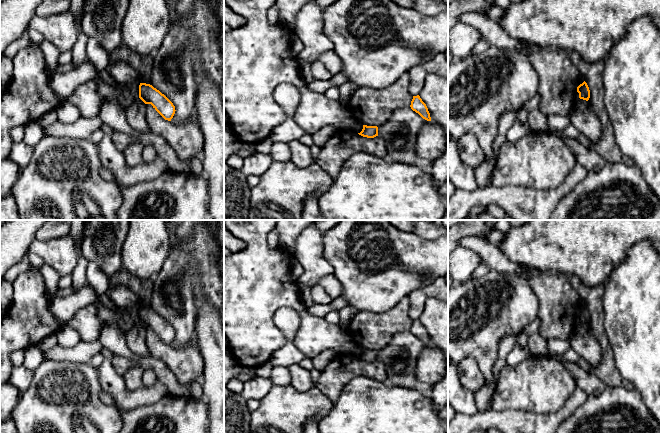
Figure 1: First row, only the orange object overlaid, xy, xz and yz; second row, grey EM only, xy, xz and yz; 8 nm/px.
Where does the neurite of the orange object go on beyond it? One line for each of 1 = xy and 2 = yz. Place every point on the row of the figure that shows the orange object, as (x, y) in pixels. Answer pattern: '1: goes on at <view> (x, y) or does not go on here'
1: does not go on here
2: does not go on here

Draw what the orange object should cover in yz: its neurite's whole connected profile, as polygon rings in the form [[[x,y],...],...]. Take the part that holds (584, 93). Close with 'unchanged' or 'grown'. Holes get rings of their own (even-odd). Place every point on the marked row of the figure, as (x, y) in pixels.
[[[584,81],[577,87],[577,92],[579,93],[579,98],[588,101],[590,98],[590,90],[587,83]]]; unchanged

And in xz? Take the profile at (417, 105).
[[[419,95],[413,96],[410,107],[413,111],[418,113],[423,119],[427,121],[431,121],[428,108]]]; unchanged

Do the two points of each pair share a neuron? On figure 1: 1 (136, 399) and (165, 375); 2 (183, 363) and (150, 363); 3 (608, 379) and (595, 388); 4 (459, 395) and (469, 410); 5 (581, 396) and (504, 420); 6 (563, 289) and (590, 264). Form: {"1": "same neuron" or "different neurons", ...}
{"1": "different neurons", "2": "different neurons", "3": "different neurons", "4": "same neuron", "5": "same neuron", "6": "different neurons"}

